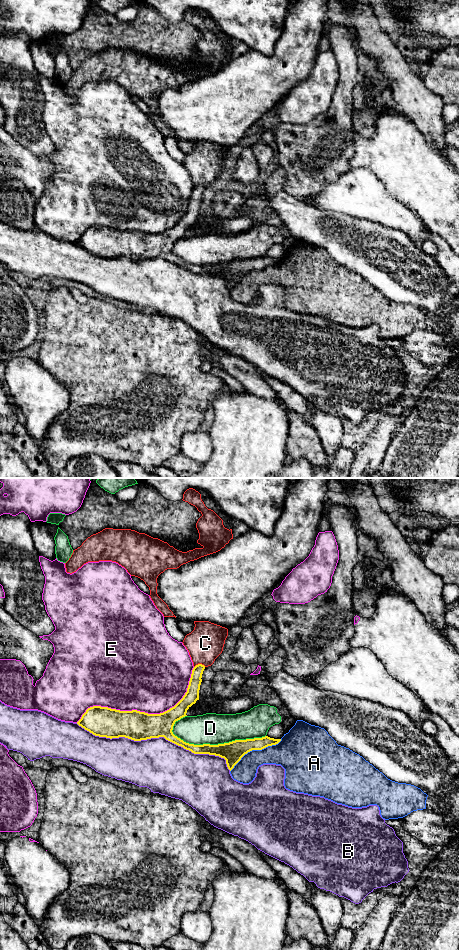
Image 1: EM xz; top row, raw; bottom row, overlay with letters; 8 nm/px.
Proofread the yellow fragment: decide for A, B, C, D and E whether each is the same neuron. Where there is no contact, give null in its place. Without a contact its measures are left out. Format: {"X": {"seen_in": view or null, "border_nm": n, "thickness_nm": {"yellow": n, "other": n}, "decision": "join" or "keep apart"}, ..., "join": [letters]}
{"A": {"seen_in": "xz", "border_nm": 480, "thickness_nm": {"yellow": 170, "other": 200}, "decision": "keep apart"}, "B": {"seen_in": "xz", "border_nm": 1300, "thickness_nm": {"yellow": 240, "other": 420}, "decision": "keep apart"}, "C": {"seen_in": "xz", "border_nm": 100, "thickness_nm": {"yellow": 110, "other": 300}, "decision": "keep apart"}, "D": {"seen_in": "xz", "border_nm": 750, "thickness_nm": {"yellow": 170, "other": 260}, "decision": "keep apart"}, "E": {"seen_in": "xz", "border_nm": 1050, "thickness_nm": {"yellow": 240, "other": 500}, "decision": "keep apart"}, "join": []}

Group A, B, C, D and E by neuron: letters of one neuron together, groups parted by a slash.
A / B / C / D / E

